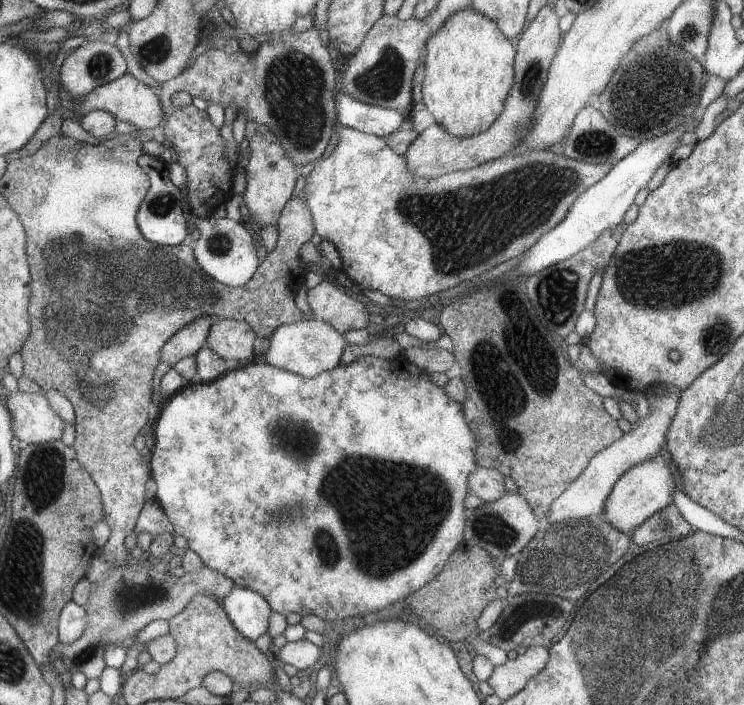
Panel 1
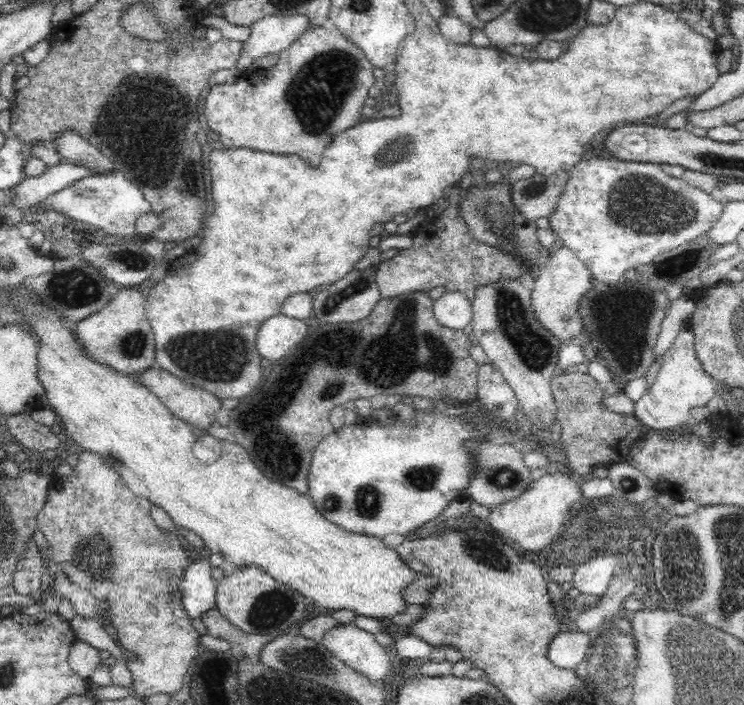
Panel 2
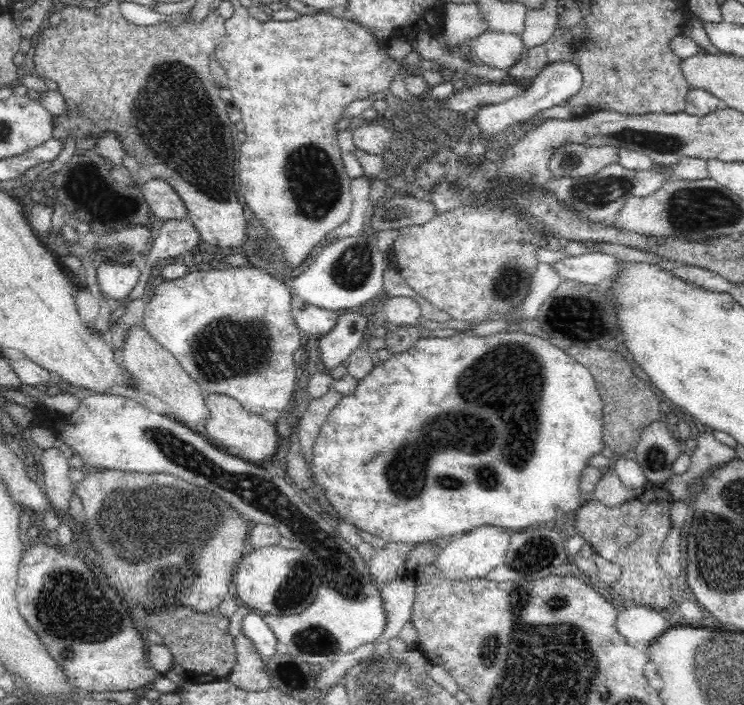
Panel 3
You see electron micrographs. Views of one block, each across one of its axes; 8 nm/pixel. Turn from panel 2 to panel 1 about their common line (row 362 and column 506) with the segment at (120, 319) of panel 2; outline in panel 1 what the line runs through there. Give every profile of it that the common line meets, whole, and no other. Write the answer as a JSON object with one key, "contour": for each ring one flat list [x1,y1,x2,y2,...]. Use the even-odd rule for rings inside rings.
{"contour":[[553,3,544,4,533,20,528,20,525,28,515,39,518,53,515,54,514,84,511,85,505,106,494,124,485,132,472,137,455,137,437,123,429,125,413,139,403,154,412,175,434,179,450,172,463,172,465,169,517,151,515,146,532,120,532,114,538,104,538,94,546,82,550,62,557,56,561,42,561,32,557,28,557,20,560,17,553,10,553,5]]}

